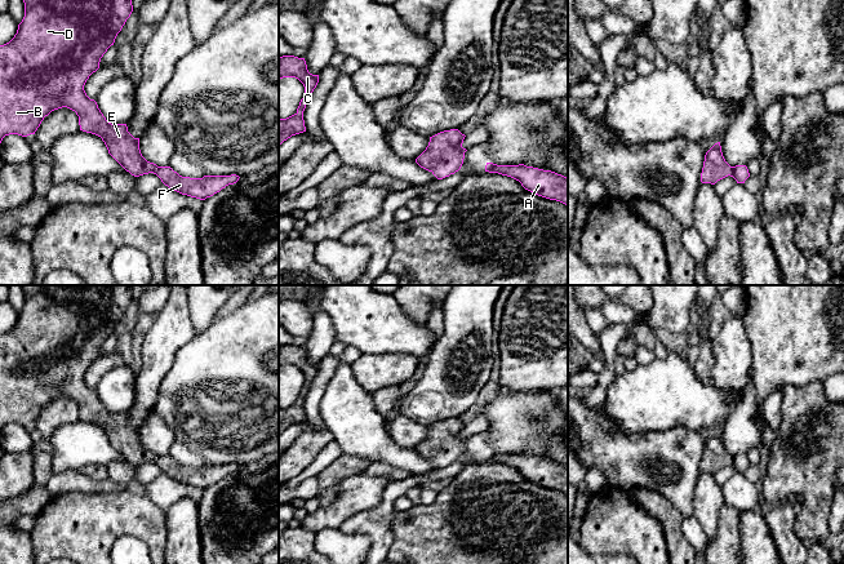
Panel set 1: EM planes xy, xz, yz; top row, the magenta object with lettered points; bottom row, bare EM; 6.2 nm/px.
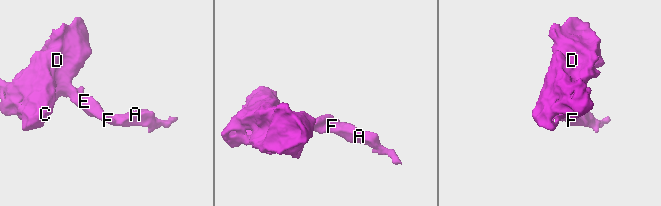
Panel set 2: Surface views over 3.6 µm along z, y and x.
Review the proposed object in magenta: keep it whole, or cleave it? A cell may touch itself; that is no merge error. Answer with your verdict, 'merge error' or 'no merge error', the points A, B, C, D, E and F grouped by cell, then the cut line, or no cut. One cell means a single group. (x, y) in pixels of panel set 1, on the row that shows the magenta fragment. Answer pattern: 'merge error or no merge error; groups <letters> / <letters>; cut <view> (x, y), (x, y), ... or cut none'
no merge error; groups A B C D E F; cut none

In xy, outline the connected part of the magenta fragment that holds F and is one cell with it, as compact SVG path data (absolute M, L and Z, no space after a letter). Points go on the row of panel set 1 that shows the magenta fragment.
M23 0L25 17L18 25L14 37L0 45L0 143L5 136L35 134L45 116L52 111L67 107L79 116L80 130L95 134L105 142L108 154L132 176L154 173L169 188L191 197L205 200L228 185L239 181L239 176L204 176L203 178L182 177L170 166L157 166L147 161L139 150L139 138L134 138L126 124L111 124L106 120L94 99L90 99L84 85L89 76L99 68L107 49L114 45L117 34L133 12L132 0Z

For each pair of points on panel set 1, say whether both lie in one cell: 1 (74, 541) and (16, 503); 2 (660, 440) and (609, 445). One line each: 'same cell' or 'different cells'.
1: different cells
2: same cell

